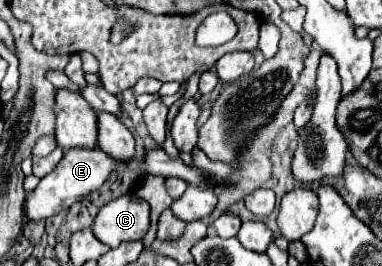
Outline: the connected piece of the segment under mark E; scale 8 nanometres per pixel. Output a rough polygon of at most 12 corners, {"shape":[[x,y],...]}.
{"shape":[[101,149],[67,151],[27,193],[29,221],[69,209],[117,169]]}

